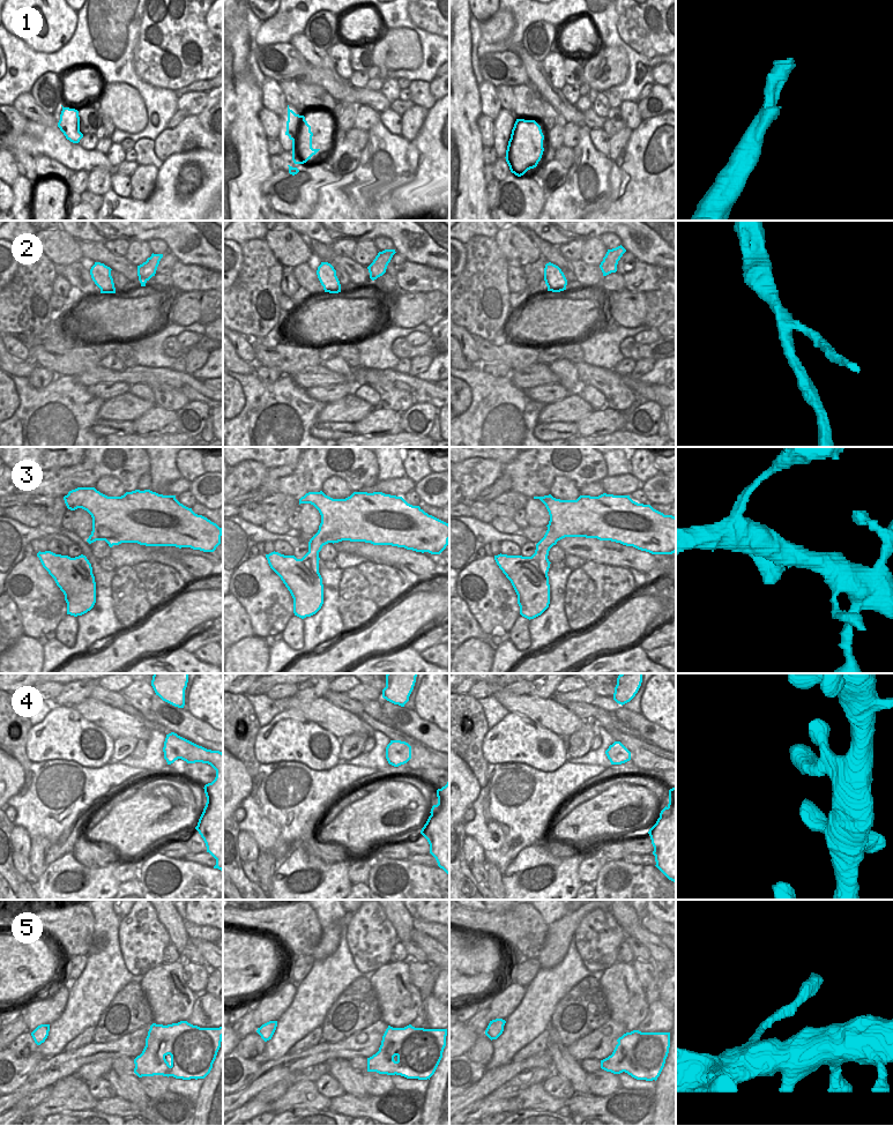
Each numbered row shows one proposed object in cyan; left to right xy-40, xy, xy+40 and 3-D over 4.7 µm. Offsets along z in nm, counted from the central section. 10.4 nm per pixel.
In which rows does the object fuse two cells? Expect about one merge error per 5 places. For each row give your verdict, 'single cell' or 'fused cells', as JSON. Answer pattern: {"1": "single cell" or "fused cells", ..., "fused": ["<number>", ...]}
{"1": "fused cells", "2": "single cell", "3": "single cell", "4": "single cell", "5": "single cell", "fused": ["1"]}

